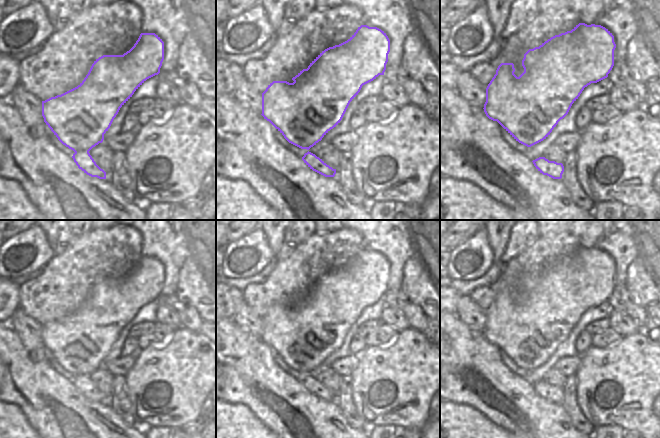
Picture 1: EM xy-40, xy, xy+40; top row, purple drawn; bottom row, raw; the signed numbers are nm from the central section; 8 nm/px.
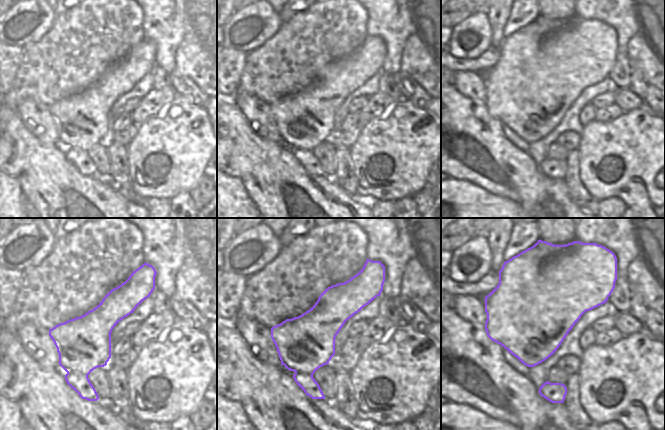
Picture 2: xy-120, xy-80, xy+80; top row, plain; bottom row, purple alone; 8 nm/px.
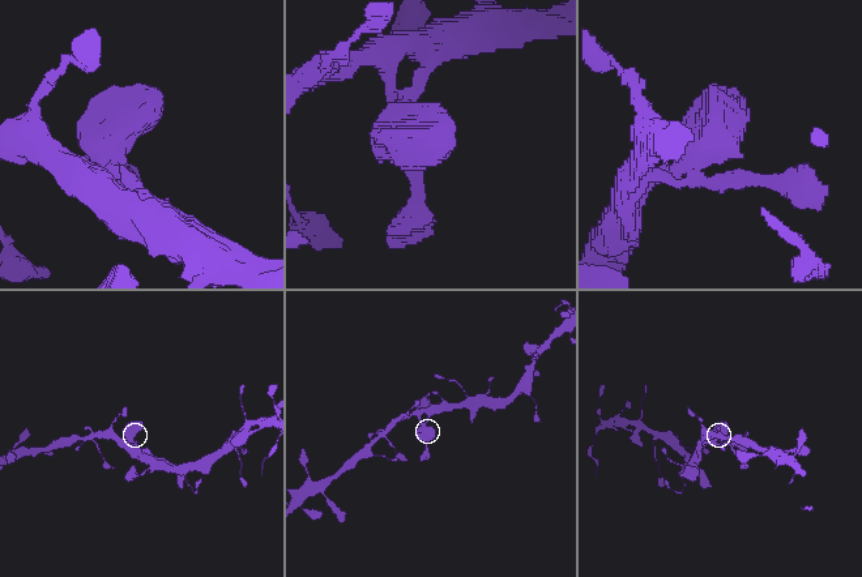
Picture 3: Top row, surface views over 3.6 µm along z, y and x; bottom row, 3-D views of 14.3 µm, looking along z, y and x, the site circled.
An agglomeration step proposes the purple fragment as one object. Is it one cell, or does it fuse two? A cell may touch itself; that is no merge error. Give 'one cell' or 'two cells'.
one cell

